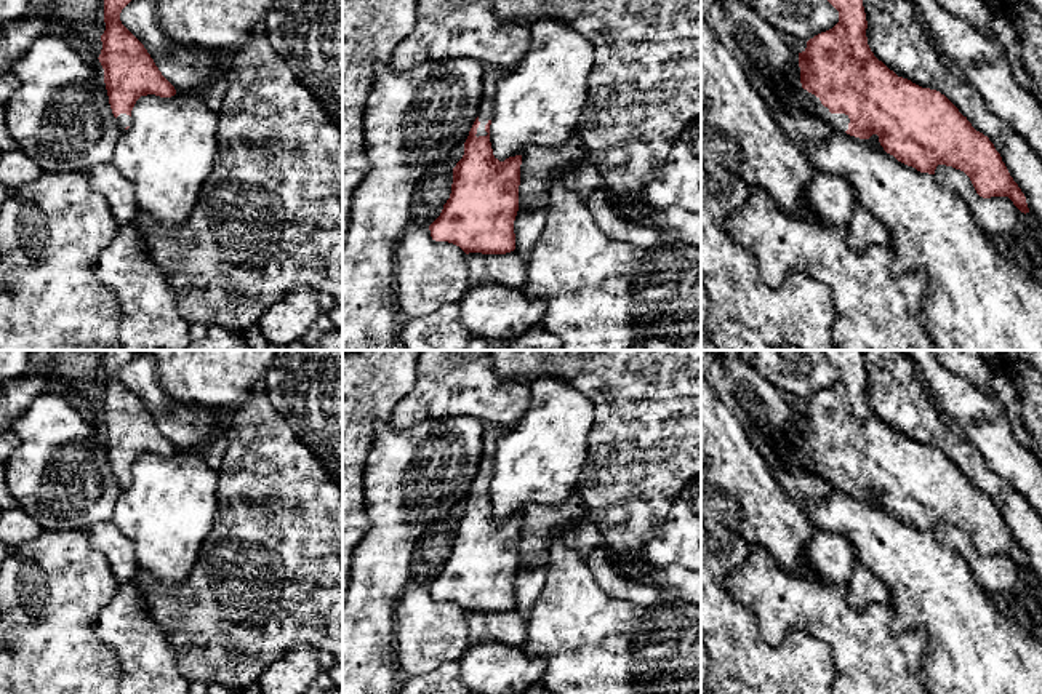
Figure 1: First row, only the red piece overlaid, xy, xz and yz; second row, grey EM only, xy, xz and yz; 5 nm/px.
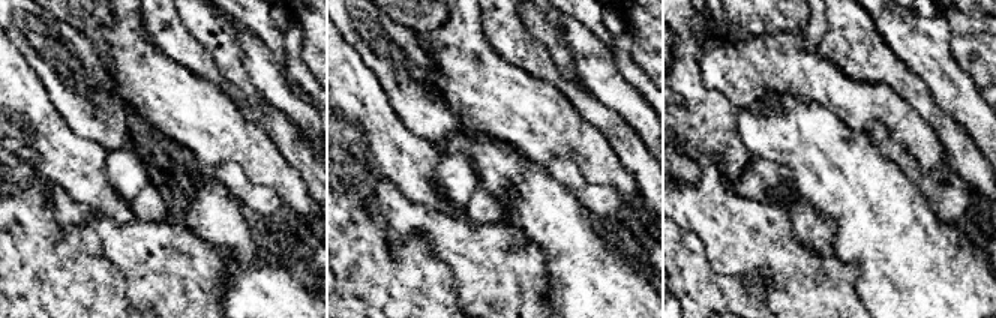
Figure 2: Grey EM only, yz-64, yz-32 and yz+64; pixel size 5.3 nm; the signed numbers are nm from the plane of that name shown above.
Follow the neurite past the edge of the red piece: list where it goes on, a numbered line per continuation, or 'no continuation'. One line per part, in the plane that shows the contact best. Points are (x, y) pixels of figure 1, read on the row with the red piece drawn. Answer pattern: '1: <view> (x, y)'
1: yz (789, 95)

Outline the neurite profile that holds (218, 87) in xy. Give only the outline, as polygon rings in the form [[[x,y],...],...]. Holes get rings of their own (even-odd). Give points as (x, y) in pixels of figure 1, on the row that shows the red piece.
[[[218,72],[208,90],[210,90],[208,96],[202,99],[213,112],[219,112],[222,99],[227,91],[227,74]]]

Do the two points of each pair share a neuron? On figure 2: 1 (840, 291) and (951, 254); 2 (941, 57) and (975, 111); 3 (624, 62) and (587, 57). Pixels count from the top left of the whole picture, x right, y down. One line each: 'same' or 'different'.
1: different
2: same
3: different

